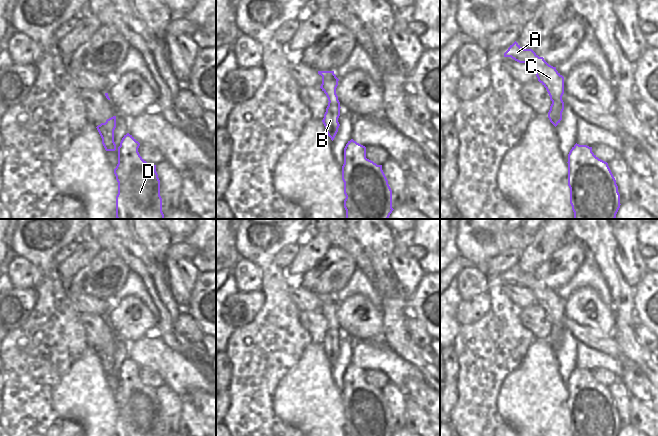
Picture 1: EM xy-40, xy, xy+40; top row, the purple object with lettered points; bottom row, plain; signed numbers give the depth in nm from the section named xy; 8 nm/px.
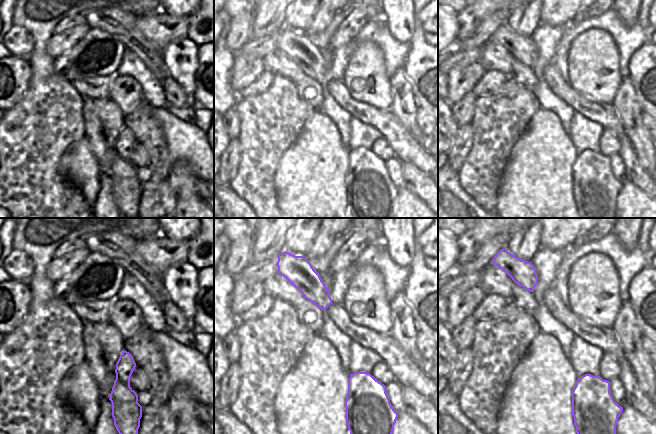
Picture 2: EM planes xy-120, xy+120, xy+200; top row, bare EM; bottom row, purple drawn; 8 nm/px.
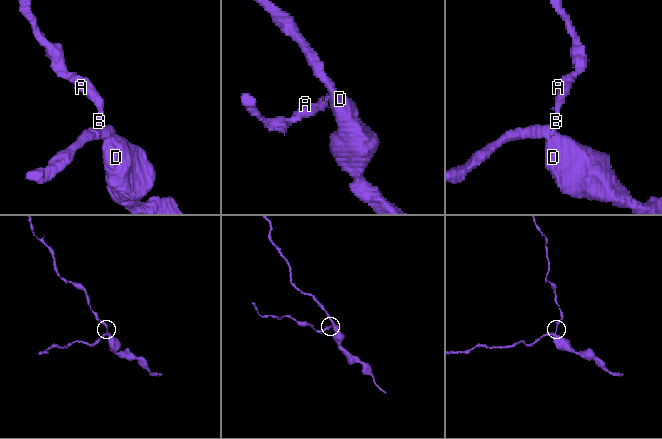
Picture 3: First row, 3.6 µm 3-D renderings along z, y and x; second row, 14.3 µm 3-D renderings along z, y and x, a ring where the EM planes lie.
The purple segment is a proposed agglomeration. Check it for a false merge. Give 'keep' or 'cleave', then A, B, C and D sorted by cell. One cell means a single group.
cleave; groups A C / B D

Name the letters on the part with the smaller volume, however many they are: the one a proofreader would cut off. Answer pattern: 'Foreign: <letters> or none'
Foreign: A, C

